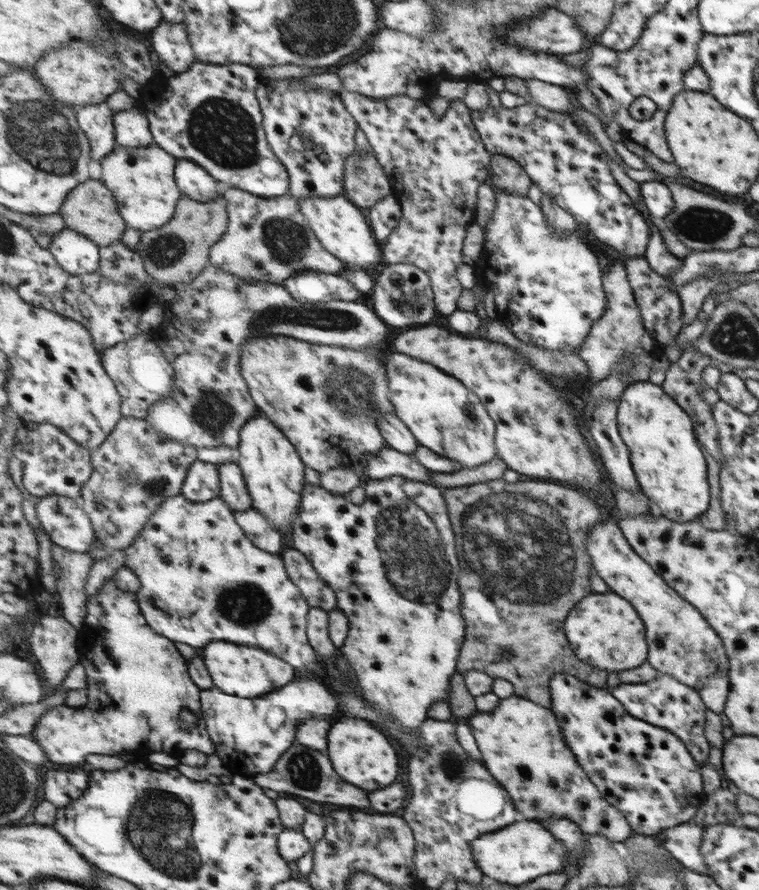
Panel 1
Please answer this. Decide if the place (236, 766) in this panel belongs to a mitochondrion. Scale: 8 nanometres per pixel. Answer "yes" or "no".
no

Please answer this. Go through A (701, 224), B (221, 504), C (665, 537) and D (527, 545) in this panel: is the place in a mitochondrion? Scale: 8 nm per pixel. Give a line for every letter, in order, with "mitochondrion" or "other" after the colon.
A: mitochondrion
B: other
C: other
D: mitochondrion

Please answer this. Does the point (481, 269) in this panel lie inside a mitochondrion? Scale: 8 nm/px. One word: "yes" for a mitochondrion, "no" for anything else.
no

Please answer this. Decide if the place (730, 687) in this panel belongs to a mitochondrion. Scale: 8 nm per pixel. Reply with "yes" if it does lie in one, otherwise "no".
no

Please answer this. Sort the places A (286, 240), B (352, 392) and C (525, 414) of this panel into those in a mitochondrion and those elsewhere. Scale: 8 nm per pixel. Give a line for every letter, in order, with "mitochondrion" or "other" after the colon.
A: mitochondrion
B: mitochondrion
C: other

